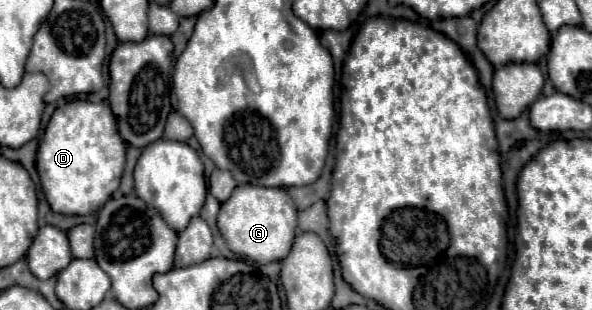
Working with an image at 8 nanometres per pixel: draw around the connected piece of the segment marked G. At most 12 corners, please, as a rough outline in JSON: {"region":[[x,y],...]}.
{"region":[[237,185],[217,227],[233,253],[281,261],[297,209],[281,187]]}

